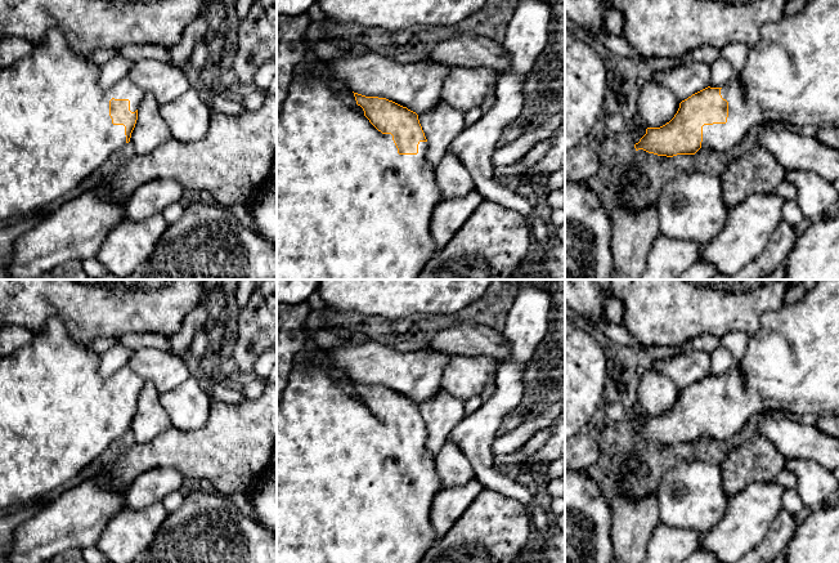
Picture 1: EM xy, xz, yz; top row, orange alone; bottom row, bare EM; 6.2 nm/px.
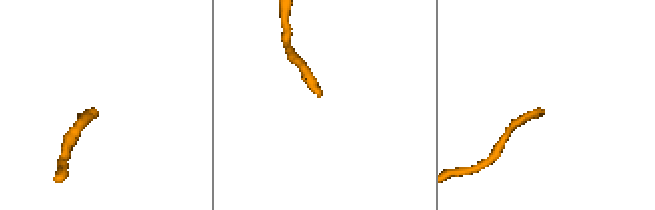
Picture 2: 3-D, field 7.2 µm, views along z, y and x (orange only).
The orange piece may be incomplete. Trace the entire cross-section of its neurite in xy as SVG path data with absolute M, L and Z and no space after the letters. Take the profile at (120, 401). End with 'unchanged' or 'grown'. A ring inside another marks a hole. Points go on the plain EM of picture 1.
M51 317L46 330L33 334L32 341L12 354L0 358L0 511L17 509L33 504L62 484L75 478L84 468L94 463L113 442L130 430L131 421L138 408L138 397L145 380L140 377L129 365L121 367L112 377L104 379L99 375L99 354L89 348L89 344L76 343L63 321Z | grown

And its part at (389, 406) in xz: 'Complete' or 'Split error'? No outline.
Split error

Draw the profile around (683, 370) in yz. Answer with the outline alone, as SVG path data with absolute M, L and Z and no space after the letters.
M692 352L688 354L672 356L654 361L649 370L669 377L676 386L682 390L709 375L710 354L705 352Z

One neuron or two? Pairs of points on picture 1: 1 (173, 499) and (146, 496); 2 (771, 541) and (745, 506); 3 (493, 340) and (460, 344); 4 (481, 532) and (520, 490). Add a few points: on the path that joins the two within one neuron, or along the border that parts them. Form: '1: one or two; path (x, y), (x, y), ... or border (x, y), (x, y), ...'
1: two; border (182, 488), (169, 492), (160, 501)
2: two; border (783, 509), (765, 539), (753, 549)
3: one; path (485, 340), (467, 340)
4: two; border (485, 488), (515, 497), (528, 508)

